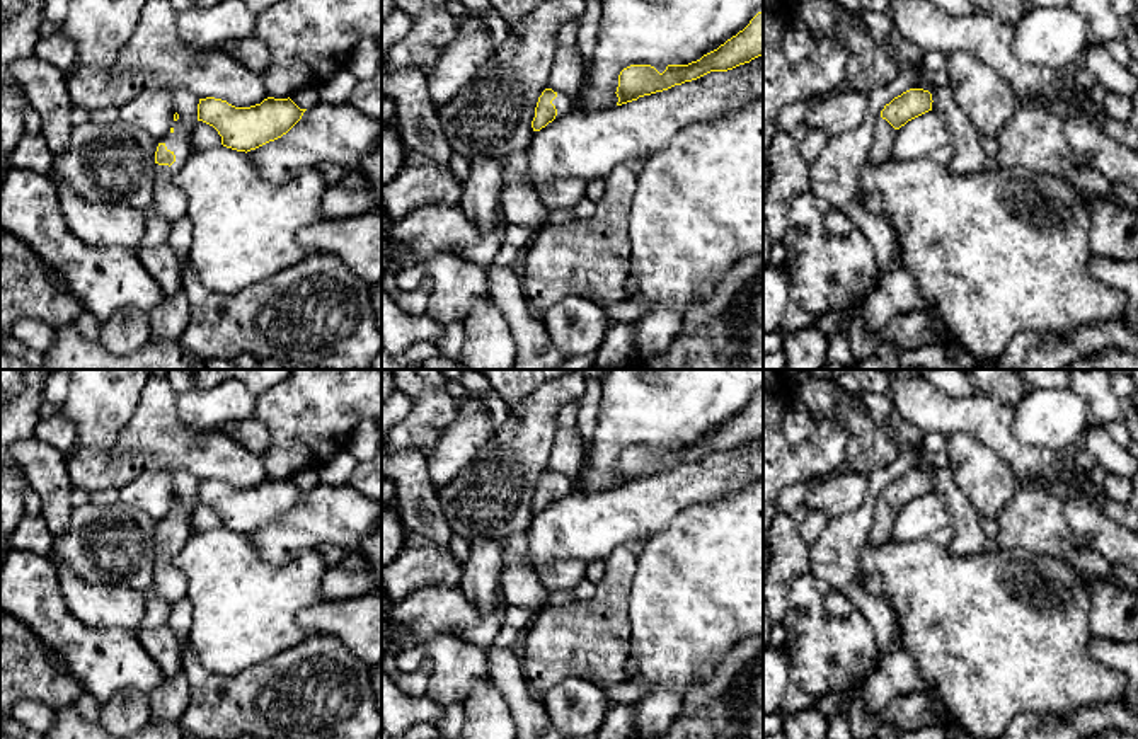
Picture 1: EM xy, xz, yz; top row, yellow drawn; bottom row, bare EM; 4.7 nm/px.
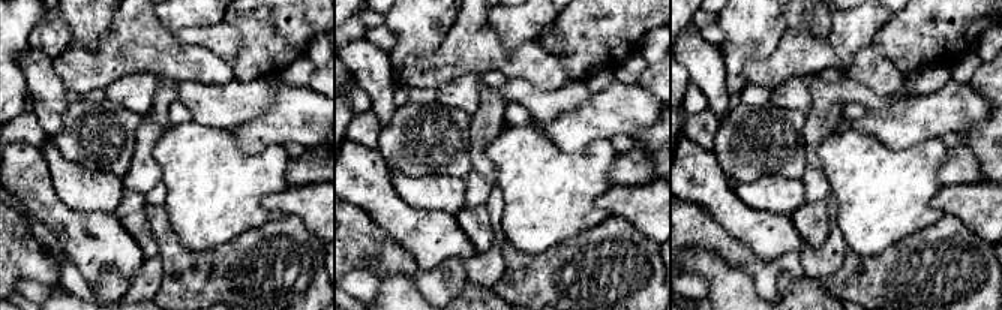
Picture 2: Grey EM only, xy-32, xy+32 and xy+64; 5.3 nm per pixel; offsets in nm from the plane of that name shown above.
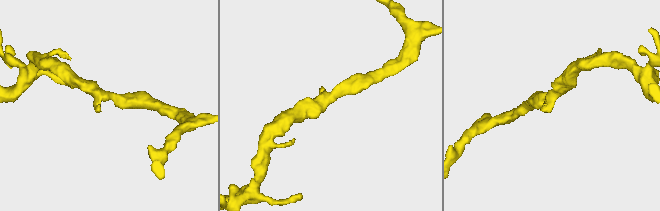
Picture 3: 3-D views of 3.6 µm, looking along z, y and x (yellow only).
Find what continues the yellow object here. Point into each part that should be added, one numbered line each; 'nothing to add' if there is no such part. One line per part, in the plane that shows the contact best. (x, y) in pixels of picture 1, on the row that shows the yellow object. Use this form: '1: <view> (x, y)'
1: xy (169, 201)

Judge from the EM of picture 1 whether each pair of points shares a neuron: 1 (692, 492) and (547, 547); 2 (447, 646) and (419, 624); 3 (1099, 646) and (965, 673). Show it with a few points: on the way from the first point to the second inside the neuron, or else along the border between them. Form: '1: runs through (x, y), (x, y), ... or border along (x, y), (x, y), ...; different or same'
1: runs through (656, 501), (639, 511), (583, 527); same
2: border along (474, 644), (436, 634), (426, 644), (399, 653); different
3: border along (1092, 637), (1091, 654), (1120, 671); different

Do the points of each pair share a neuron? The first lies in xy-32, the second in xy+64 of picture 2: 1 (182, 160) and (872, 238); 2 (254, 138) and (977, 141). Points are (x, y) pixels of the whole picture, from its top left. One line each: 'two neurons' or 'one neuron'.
1: one neuron
2: two neurons

